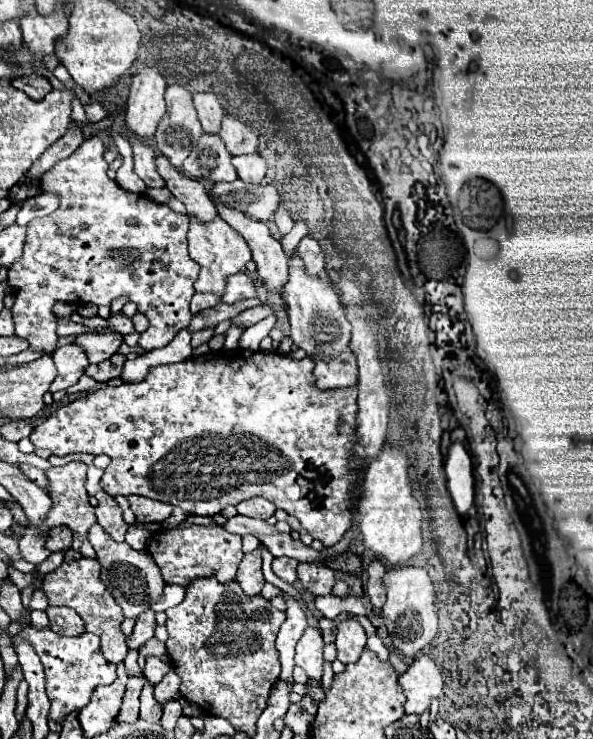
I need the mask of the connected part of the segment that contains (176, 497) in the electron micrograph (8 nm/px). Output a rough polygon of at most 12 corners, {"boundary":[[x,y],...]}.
{"boundary":[[240,349],[150,367],[30,435],[192,515],[264,497],[332,547],[358,387]]}

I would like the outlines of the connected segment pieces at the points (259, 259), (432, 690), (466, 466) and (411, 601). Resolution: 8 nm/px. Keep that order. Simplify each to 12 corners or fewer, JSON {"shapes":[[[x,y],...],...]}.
{"shapes":[[[218,205],[252,249],[266,289],[282,291],[288,257],[266,223]],[[430,655],[414,659],[400,685],[406,713],[422,715],[442,693],[442,671]],[[462,443],[448,451],[446,479],[456,511],[474,503],[470,453]],[[422,567],[384,575],[392,647],[416,657],[438,635]]]}

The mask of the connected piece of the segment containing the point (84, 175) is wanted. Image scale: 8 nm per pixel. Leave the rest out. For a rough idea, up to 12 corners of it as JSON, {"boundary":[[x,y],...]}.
{"boundary":[[90,137],[44,177],[60,207],[8,269],[16,335],[128,295],[140,347],[190,325],[188,215],[108,179]]}

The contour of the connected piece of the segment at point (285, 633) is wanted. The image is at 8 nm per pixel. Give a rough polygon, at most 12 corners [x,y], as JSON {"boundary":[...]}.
{"boundary":[[290,595],[276,649],[280,679],[294,685],[294,647],[308,627],[304,611]]}

